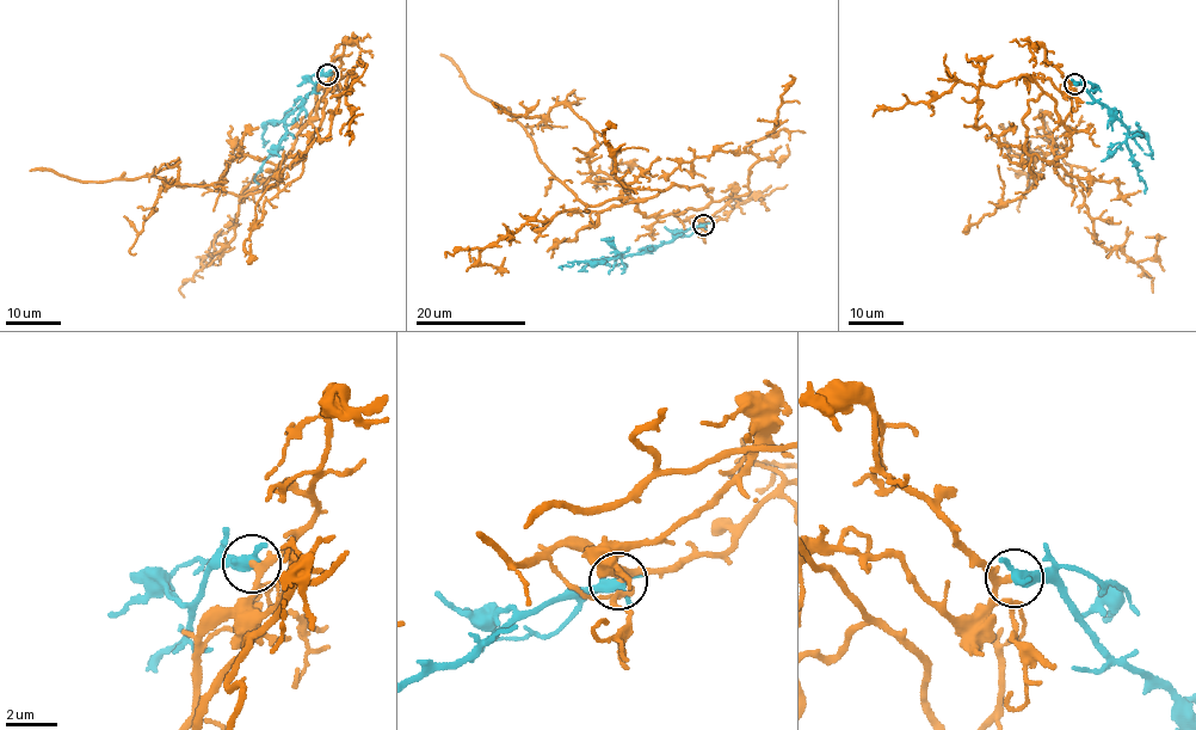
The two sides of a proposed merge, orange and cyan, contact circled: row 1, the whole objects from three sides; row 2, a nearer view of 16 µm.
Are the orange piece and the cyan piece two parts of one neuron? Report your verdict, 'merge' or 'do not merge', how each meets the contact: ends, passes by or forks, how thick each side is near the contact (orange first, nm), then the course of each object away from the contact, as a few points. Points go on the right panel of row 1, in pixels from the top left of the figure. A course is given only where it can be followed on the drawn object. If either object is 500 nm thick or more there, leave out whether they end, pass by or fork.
merge; 190 nm thick on the orange side, 500 nm on the other; orange runs (1074, 83), (1065, 124), (1071, 145), (1054, 169), (1074, 186), (1072, 170), (1048, 139), (1041, 111); cyan runs (1074, 83), (1080, 83), (1127, 129), (1126, 146), (1145, 183), (1145, 192)

